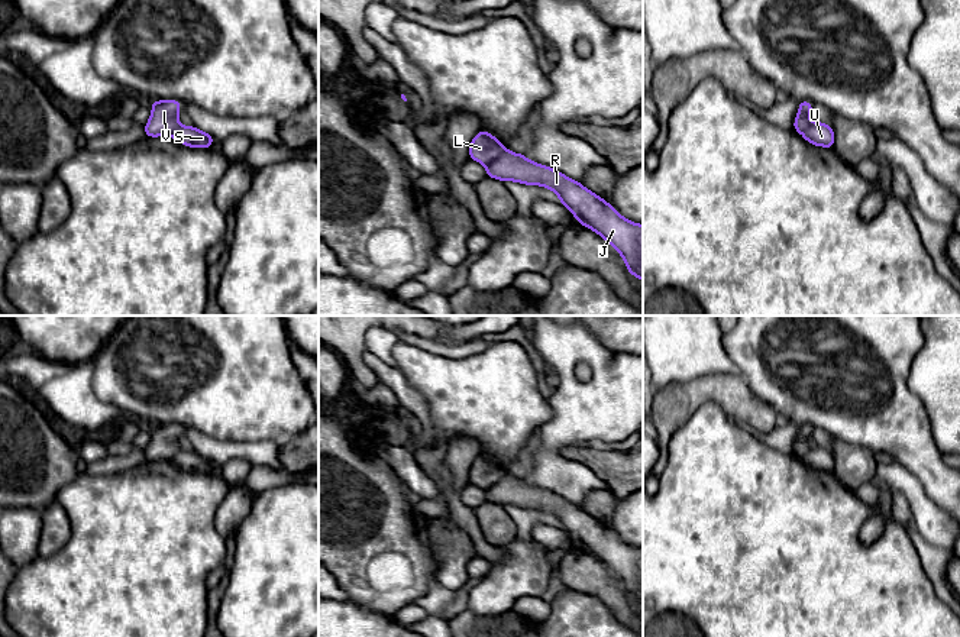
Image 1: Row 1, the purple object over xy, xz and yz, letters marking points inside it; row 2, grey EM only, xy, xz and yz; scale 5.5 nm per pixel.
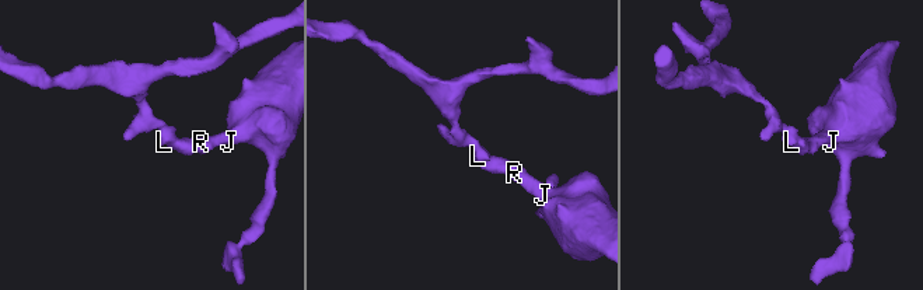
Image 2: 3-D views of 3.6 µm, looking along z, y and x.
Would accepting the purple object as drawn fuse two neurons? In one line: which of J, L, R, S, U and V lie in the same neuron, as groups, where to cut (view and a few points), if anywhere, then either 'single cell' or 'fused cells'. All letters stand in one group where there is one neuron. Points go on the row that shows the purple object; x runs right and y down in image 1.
J R S U / L V | xz (506, 149), (485, 165) | fused cells

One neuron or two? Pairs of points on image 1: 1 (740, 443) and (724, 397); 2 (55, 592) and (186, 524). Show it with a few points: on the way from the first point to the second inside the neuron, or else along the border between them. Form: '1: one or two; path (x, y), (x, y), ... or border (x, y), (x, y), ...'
1: two; border (704, 403), (714, 403), (737, 423)
2: one; path (87, 592), (107, 592), (154, 546)

